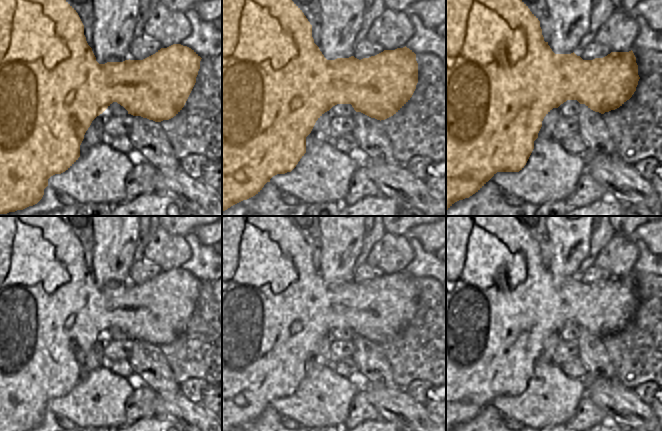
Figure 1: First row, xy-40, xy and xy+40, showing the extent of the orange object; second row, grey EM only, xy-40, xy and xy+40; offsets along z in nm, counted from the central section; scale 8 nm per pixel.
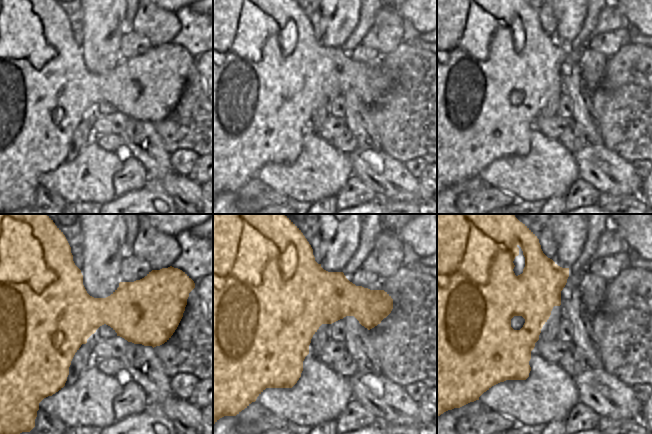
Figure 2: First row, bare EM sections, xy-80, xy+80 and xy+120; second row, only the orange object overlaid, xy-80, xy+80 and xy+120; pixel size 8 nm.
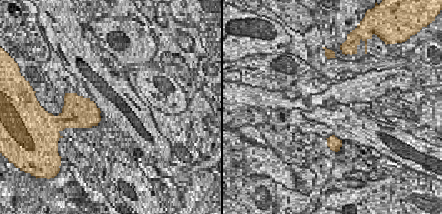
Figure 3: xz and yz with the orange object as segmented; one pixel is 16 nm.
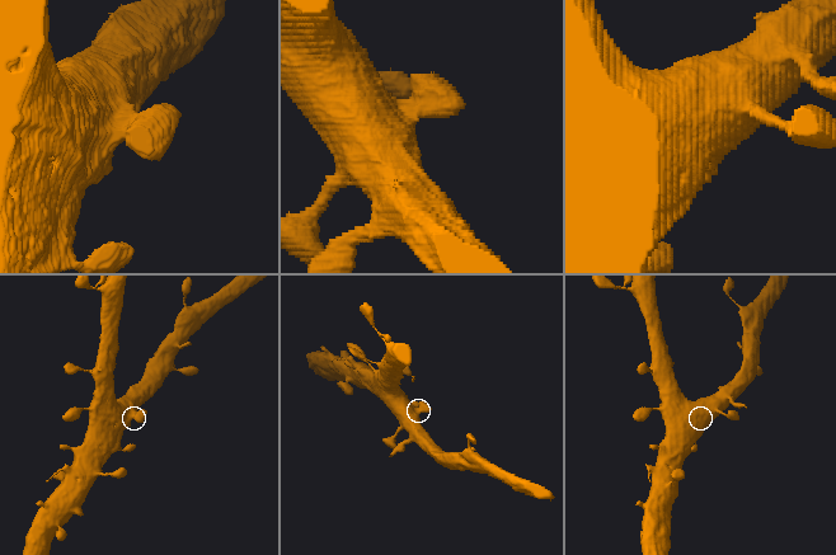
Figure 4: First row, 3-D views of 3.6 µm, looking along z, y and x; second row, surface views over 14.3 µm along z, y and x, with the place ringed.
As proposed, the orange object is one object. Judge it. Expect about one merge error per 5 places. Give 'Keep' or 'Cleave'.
Keep.

